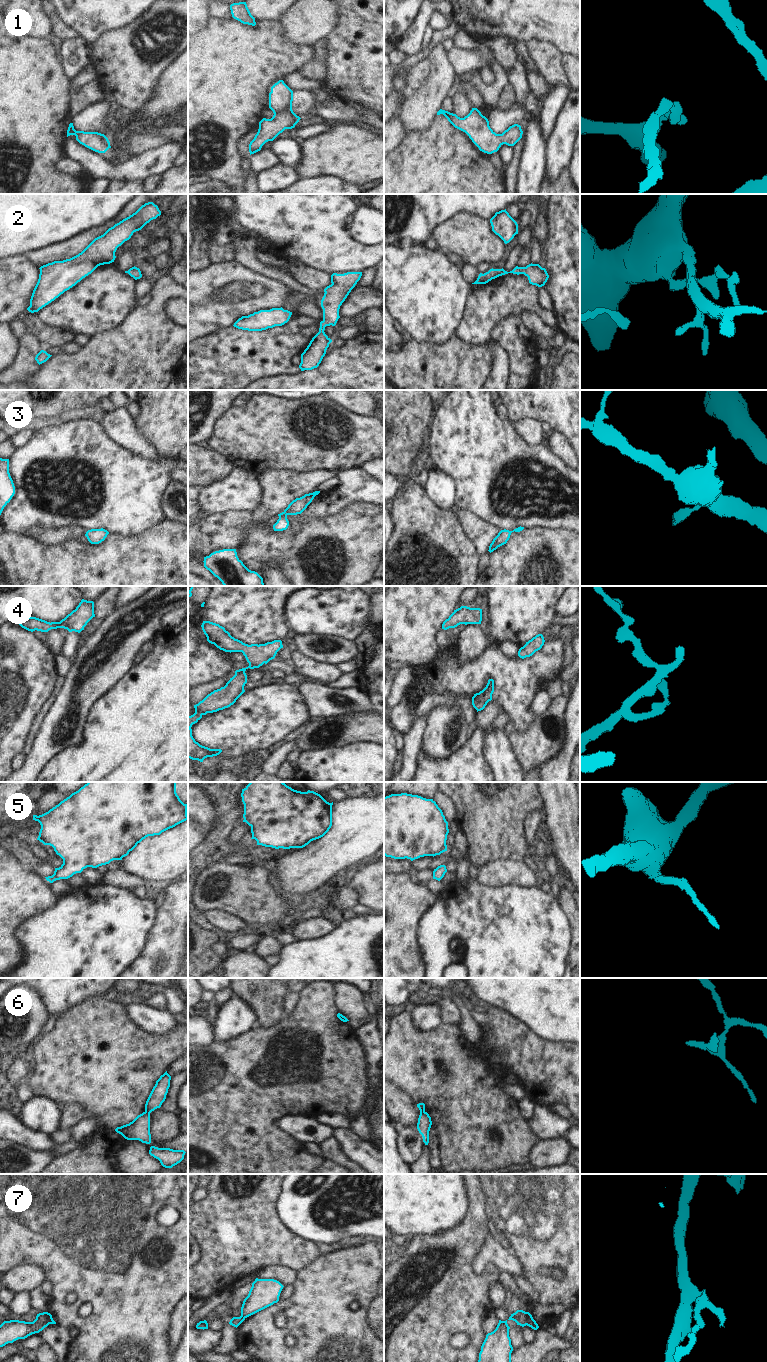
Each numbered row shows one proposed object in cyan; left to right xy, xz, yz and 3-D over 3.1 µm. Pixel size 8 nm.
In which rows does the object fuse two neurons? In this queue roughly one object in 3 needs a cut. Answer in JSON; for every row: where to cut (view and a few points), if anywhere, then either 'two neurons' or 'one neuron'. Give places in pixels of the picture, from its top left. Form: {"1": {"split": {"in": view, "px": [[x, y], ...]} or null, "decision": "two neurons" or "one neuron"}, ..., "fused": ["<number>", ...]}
{"1": {"split": null, "decision": "one neuron"}, "2": {"split": null, "decision": "one neuron"}, "3": {"split": null, "decision": "one neuron"}, "4": {"split": null, "decision": "one neuron"}, "5": {"split": null, "decision": "one neuron"}, "6": {"split": {"in": "xy", "px": [[145, 1111], [149, 1113]]}, "decision": "two neurons"}, "7": {"split": {"in": "yz", "px": [[526, 1312], [527, 1324]]}, "decision": "two neurons"}, "fused": ["6", "7"]}

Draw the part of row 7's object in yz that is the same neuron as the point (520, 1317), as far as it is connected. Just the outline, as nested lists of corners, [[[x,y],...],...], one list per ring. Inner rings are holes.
[[[517,1310],[515,1313],[511,1314],[508,1320],[513,1320],[522,1327],[527,1325],[527,1312],[523,1310]]]

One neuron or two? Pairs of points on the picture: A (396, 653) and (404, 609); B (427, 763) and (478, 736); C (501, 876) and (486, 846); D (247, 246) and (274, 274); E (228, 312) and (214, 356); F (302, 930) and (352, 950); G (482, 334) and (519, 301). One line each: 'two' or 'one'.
A: one
B: one
C: two
D: one
E: two
F: two
G: one

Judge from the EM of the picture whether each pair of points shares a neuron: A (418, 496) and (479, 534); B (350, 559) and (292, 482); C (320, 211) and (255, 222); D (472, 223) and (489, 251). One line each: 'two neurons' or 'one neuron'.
A: two neurons
B: two neurons
C: one neuron
D: one neuron

